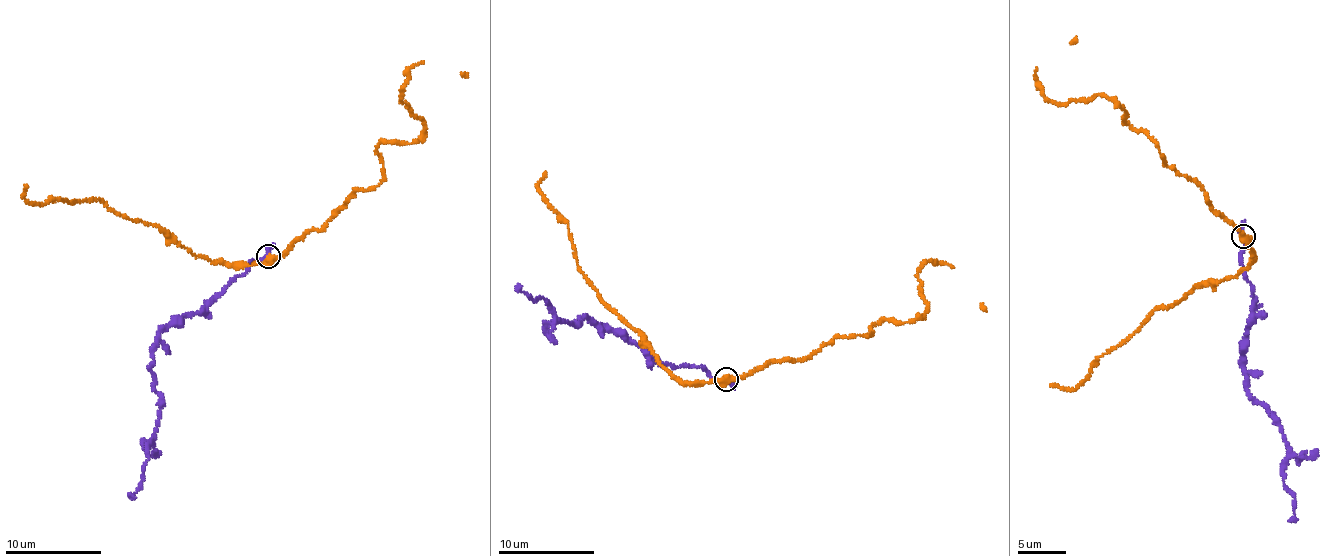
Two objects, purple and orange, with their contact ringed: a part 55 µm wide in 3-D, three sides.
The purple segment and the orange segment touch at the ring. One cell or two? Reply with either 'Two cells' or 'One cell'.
Two cells

